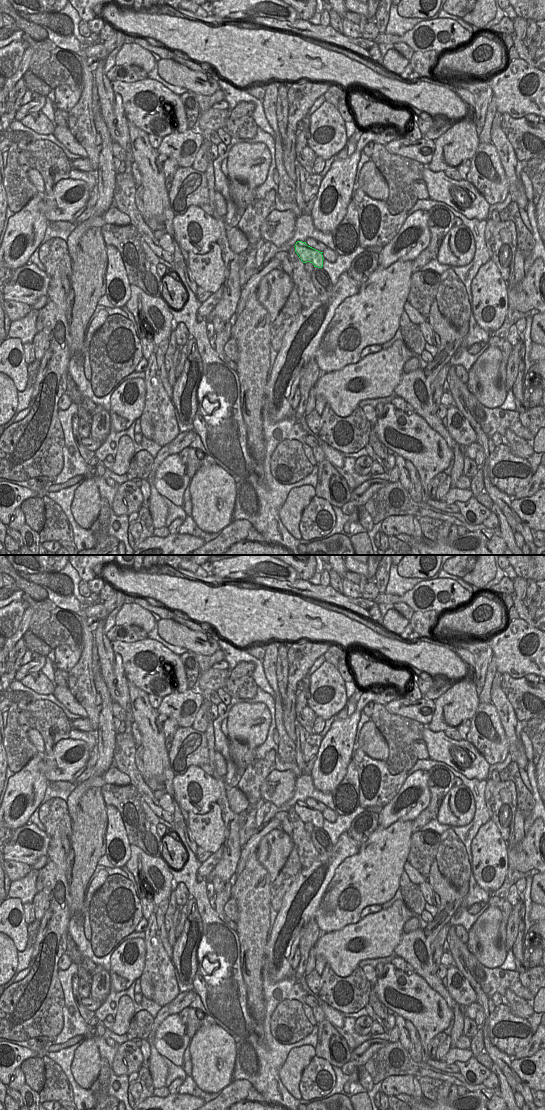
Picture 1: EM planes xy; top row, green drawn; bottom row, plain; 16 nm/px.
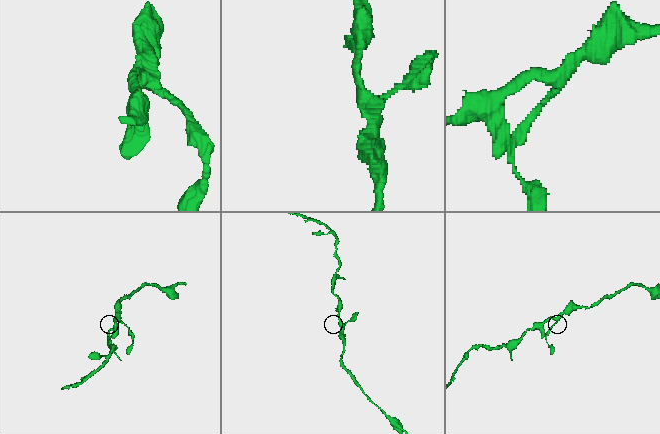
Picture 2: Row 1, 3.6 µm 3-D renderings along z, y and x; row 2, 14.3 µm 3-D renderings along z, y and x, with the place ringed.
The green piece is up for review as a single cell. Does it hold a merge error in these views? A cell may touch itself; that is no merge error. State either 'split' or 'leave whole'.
leave whole

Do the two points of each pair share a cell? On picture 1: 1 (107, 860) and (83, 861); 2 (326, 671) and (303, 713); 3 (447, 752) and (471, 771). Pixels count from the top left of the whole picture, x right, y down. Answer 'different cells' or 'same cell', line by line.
1: different cells
2: different cells
3: same cell

